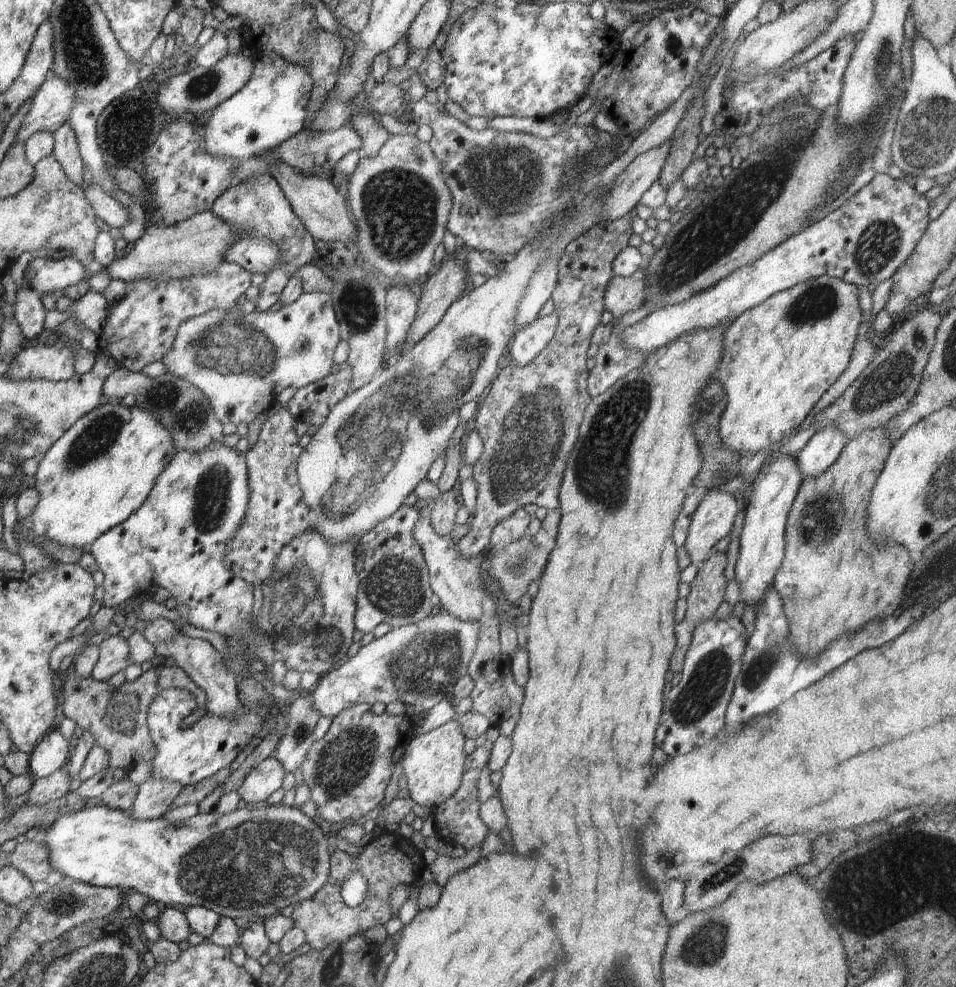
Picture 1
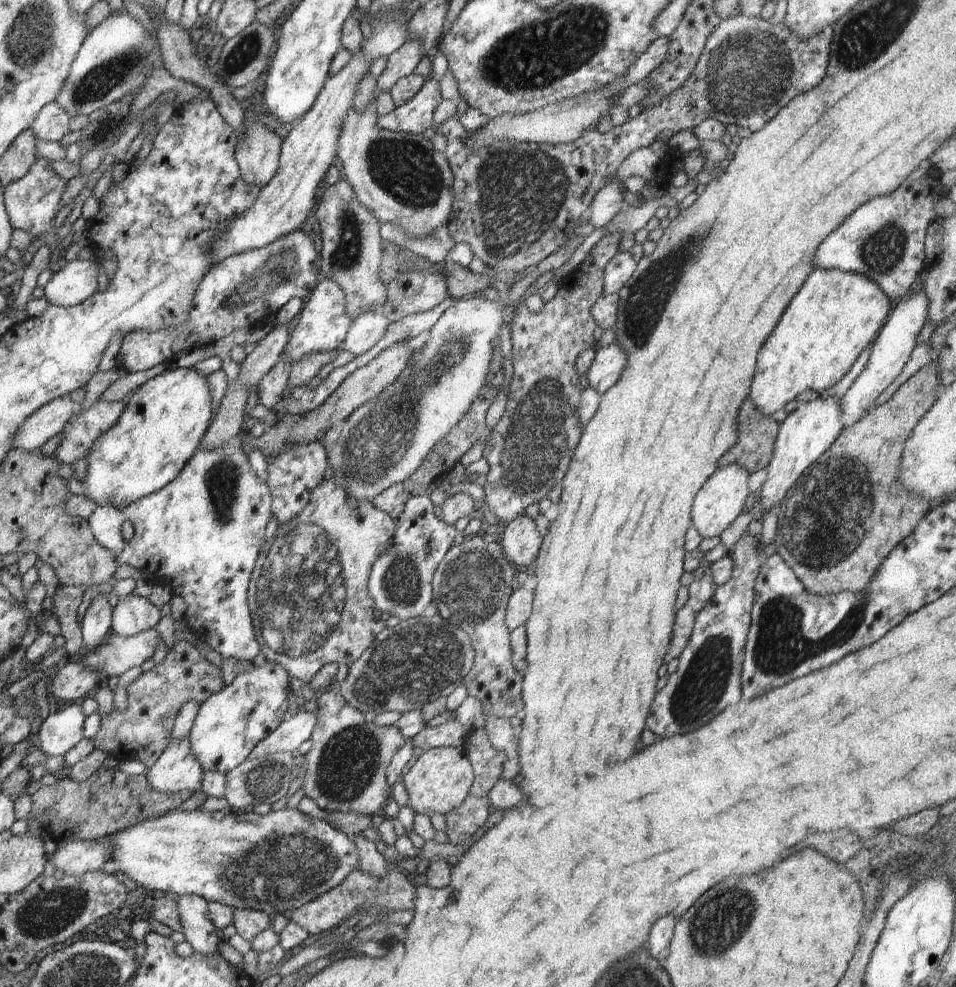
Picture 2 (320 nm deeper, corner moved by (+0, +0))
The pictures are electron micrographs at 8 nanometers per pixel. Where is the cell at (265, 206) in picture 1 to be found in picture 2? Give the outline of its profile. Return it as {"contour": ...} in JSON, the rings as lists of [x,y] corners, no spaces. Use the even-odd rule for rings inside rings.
{"contour":[[[245,104],[246,122],[244,132],[238,136],[236,162],[242,180],[248,186],[262,189],[278,171],[281,139],[248,112]]]}

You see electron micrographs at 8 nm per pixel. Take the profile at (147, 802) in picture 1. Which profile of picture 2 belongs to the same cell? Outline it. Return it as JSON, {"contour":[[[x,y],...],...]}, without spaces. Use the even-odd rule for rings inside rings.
{"contour":[[[188,738],[170,742],[158,760],[144,772],[152,790],[162,794],[174,794],[184,790],[199,791],[202,788],[203,770],[192,756]]]}

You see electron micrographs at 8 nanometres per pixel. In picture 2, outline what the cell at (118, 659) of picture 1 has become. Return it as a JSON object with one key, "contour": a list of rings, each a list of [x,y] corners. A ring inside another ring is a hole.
{"contour":[[[74,662],[60,665],[60,670],[48,680],[49,699],[74,702],[87,697],[88,691],[103,682],[101,675],[84,664]]]}

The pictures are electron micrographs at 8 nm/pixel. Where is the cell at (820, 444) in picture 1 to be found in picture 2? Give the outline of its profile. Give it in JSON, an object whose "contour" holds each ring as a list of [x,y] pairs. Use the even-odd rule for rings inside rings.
{"contour":[[[924,289],[920,292],[911,292],[906,301],[899,302],[889,313],[887,322],[882,326],[878,337],[871,345],[872,354],[870,354],[866,368],[856,378],[848,392],[839,399],[841,422],[844,429],[860,422],[865,415],[872,412],[878,396],[900,376],[900,372],[906,366],[906,362],[910,359],[910,354],[917,344],[918,335],[927,322],[926,316],[928,316],[928,298],[926,298]]]}

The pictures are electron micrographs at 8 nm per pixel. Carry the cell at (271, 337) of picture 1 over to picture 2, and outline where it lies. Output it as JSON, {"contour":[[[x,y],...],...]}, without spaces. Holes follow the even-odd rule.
{"contour":[[[323,277],[310,292],[310,300],[304,304],[304,308],[302,307],[299,313],[299,323],[294,328],[283,352],[286,358],[290,358],[293,362],[300,361],[300,358],[306,354],[318,354],[339,349],[353,322],[345,310],[345,294],[342,288],[336,282]]]}

